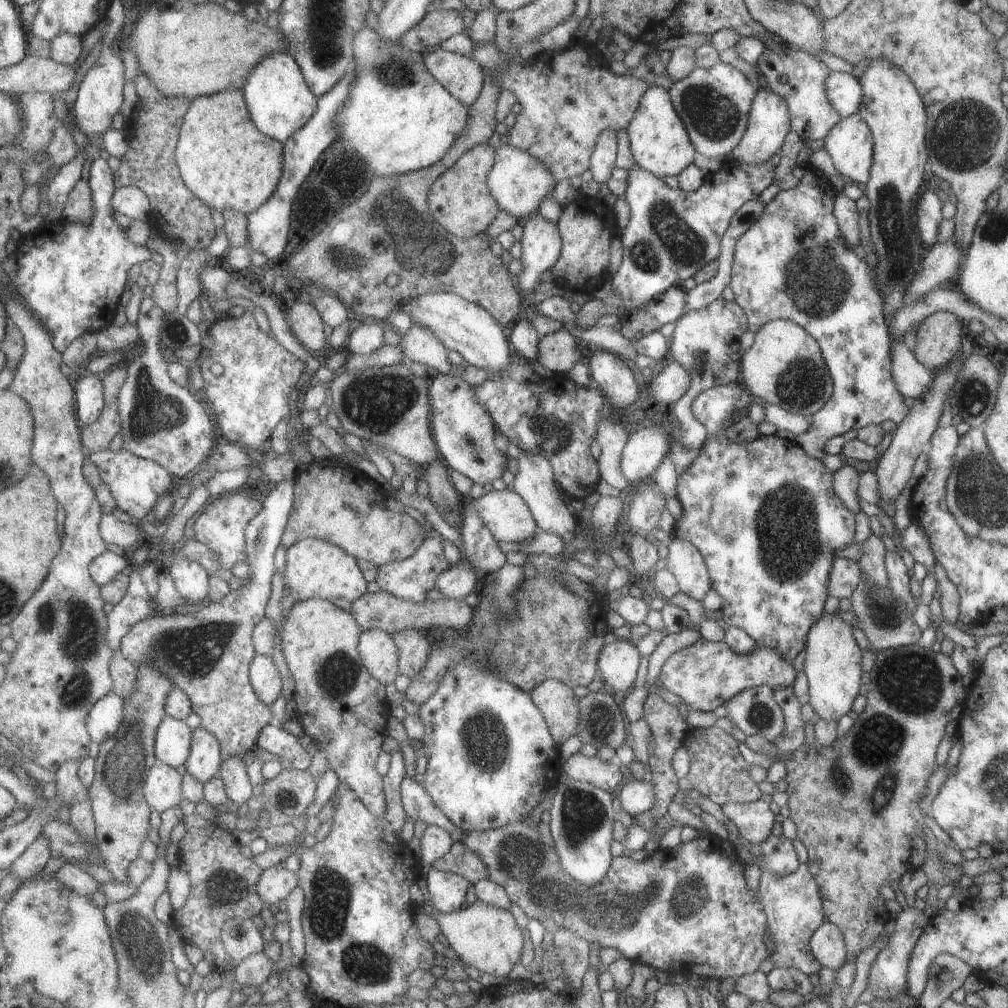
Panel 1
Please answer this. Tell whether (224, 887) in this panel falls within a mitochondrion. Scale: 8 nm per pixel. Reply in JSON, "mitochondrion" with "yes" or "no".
{"mitochondrion":"yes"}

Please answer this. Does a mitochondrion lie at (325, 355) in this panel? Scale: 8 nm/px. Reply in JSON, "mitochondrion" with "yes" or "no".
{"mitochondrion":"no"}

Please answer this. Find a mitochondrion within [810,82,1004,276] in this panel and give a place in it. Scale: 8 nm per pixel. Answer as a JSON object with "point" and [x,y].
{"point":[963,134]}

